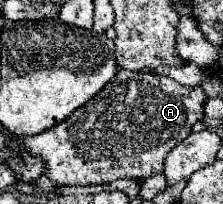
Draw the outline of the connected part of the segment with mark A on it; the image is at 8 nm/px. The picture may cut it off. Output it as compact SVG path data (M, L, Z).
M118 70L118 74L104 86L92 100L78 108L62 124L38 134L22 138L22 144L38 154L46 162L46 176L54 184L102 184L118 178L148 178L152 174L162 174L162 164L166 154L180 144L192 130L192 126L204 116L206 92L196 86L182 86L172 78L148 74L148 72L130 72Z

